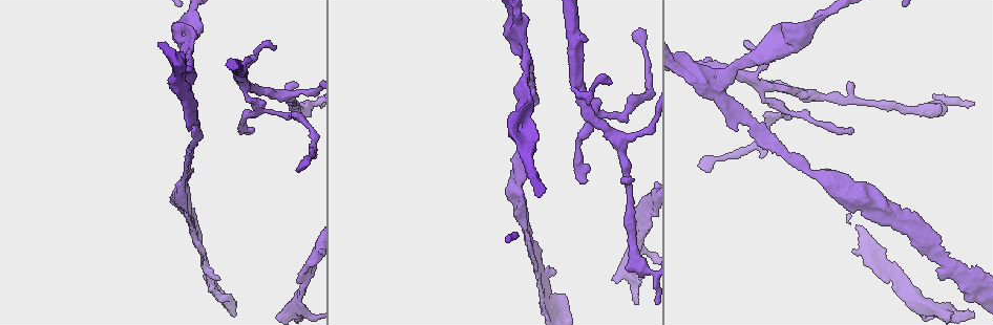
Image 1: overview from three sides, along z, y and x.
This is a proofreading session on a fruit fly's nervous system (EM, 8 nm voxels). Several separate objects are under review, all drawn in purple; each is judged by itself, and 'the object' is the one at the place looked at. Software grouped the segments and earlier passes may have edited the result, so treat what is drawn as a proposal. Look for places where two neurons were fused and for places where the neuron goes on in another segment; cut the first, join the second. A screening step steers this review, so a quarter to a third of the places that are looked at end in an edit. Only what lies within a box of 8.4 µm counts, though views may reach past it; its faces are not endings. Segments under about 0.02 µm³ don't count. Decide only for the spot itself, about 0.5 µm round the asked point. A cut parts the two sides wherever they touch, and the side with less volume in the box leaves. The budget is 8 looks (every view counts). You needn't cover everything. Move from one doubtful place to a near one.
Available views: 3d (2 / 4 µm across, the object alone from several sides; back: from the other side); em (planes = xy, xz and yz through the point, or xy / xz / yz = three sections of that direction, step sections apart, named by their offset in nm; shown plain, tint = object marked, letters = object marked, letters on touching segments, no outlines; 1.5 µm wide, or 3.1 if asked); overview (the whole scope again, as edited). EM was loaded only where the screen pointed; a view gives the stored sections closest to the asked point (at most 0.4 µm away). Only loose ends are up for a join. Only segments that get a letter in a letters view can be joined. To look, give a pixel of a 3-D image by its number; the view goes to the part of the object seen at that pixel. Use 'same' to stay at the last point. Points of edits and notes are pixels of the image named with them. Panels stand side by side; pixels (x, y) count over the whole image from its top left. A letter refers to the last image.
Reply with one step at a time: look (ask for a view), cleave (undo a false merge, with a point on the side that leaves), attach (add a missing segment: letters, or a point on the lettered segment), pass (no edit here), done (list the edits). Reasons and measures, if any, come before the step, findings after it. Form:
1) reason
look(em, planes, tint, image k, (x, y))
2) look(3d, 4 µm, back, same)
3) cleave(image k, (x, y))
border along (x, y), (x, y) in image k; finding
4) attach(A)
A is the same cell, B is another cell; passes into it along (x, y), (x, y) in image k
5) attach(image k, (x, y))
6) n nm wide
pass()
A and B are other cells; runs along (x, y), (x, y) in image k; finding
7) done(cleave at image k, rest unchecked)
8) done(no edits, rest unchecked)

thin neck
look(3d, 4 µm, image 1, (631, 195))

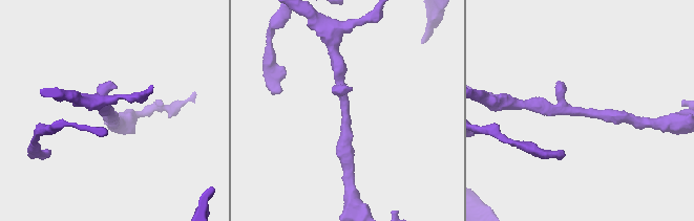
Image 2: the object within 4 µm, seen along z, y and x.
look(em, xz, step 8, tint, image 2, (345, 113))

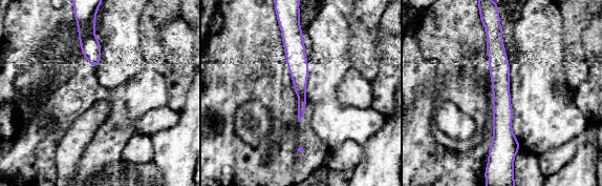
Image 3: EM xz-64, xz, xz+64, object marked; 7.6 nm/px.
look(em, xz, step 8, letters, same)

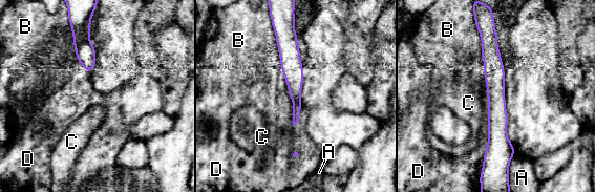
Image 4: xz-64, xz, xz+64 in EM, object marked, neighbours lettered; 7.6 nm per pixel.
130 nm wide
pass()
A, B, C and D are other cells; continuous, no second neuron

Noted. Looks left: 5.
an open end
look(3d, 4 µm, image 1, (274, 48))

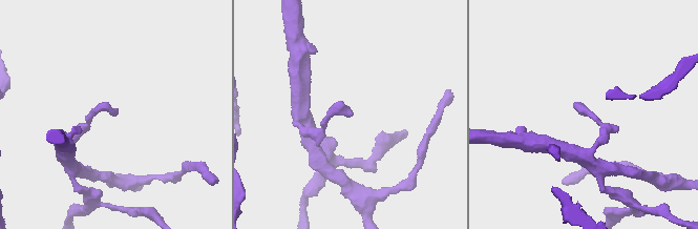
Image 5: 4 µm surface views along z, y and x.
look(em, xy, step 8, letters, image 5, (113, 109))

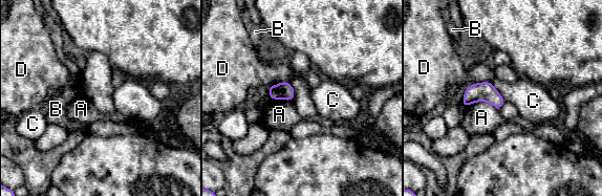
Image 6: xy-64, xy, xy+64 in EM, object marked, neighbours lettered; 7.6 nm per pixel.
A touches over 260 nm
pass()
A, B, C and D are other cells; border along (490, 82), (506, 101) in image 6; no lettered segment goes on from it

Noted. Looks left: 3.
touches itself
look(em, xy, step 4, tint, image 1, (566, 304))

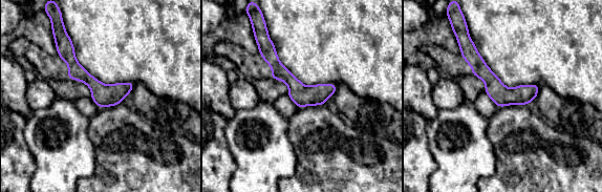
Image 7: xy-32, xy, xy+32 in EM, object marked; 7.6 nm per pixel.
look(em, planes, tint, same)

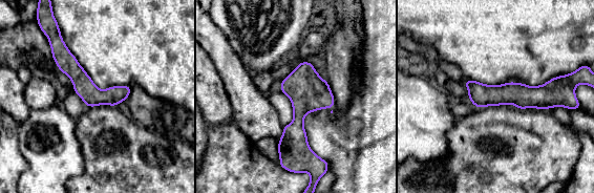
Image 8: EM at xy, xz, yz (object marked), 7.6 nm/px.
look(em, planes, letters, same)

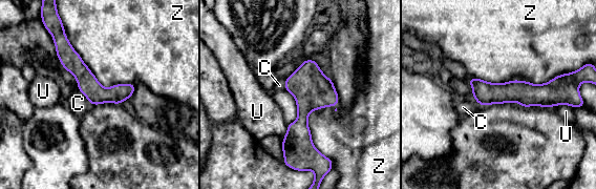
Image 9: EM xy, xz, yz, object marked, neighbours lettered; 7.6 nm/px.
pass()
C, U and Z are other cells; runs along (471, 82), (485, 92), (558, 88) in image 9; continuous, no second neuron

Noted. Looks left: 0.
done(no edits, rest unchecked)

